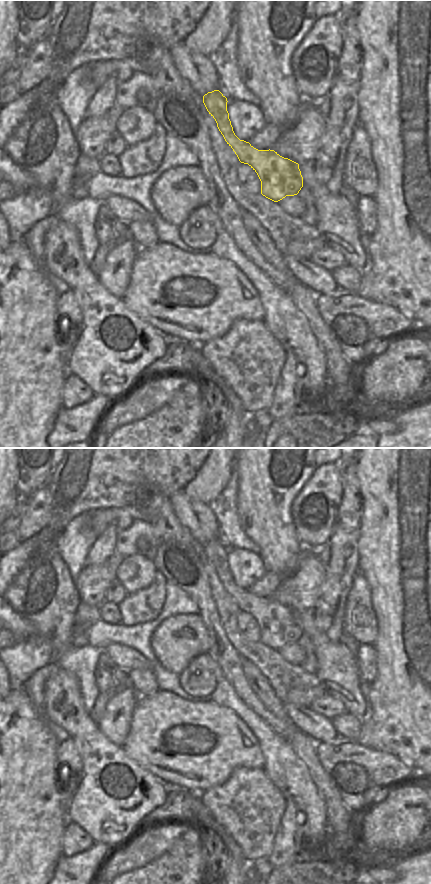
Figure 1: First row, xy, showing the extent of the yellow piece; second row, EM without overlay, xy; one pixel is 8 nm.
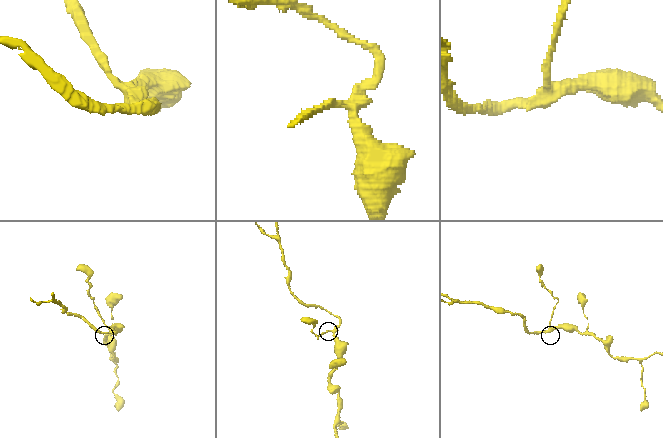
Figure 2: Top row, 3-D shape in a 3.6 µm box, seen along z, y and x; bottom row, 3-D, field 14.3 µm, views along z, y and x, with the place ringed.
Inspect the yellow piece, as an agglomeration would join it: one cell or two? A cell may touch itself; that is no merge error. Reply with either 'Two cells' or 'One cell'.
One cell

